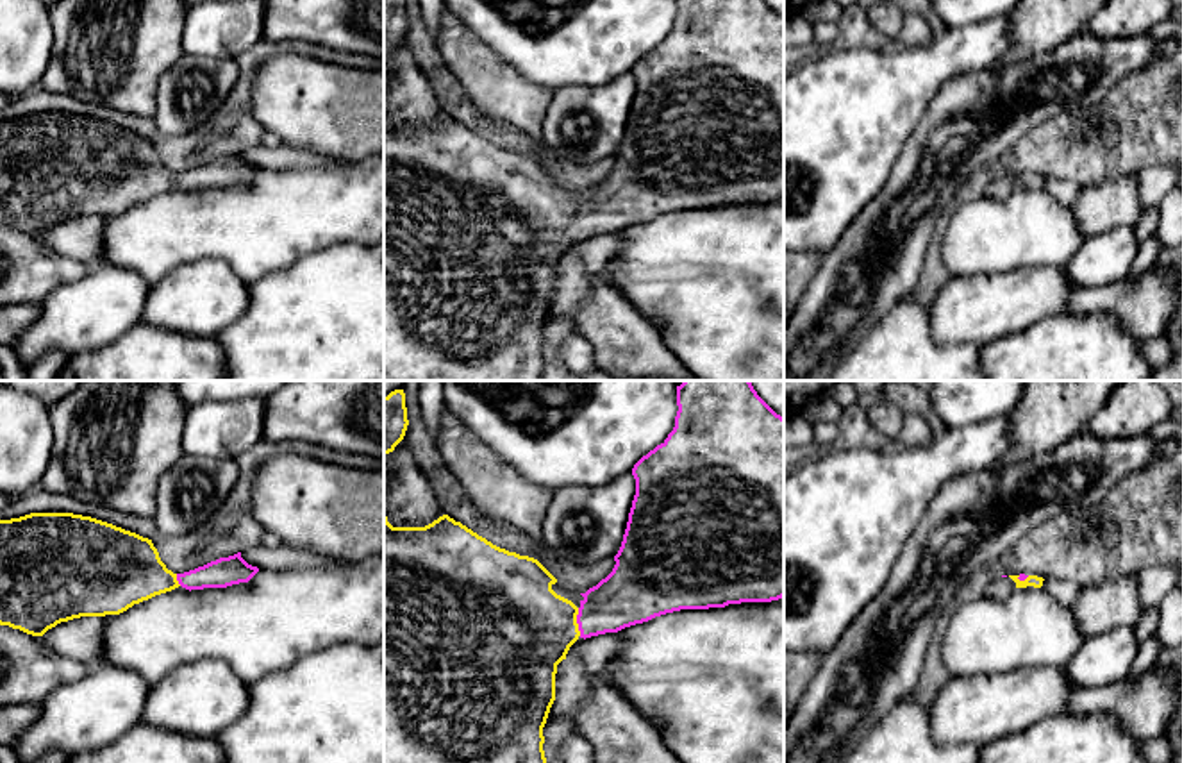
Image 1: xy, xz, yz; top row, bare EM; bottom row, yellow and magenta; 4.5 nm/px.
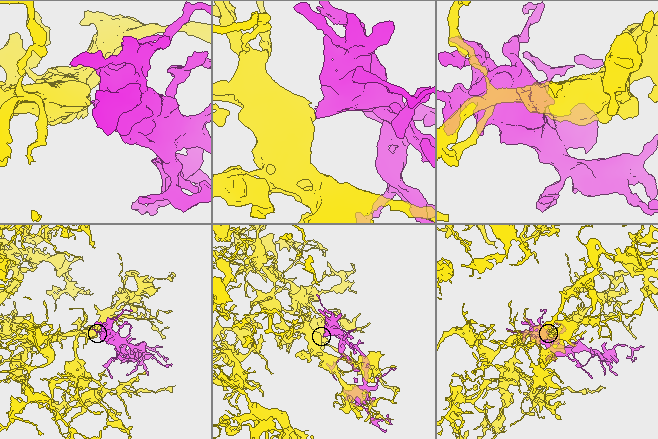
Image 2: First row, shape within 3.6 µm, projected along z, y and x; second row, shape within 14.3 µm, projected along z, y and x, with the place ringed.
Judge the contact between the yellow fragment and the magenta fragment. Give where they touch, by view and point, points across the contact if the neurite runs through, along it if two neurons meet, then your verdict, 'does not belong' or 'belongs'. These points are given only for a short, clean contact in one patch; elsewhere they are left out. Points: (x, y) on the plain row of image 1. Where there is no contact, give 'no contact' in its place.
xz (575, 222) | across xz (520, 227), (575, 222), (590, 220), (622, 199) | belongs

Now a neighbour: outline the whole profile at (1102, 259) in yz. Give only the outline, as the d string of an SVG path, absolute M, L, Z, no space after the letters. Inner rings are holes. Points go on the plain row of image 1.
M1120 225L1086 238L1062 270L1075 288L1112 284L1127 279L1137 250L1136 225Z

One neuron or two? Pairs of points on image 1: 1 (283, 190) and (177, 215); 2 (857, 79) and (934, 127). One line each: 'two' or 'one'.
1: one
2: two

